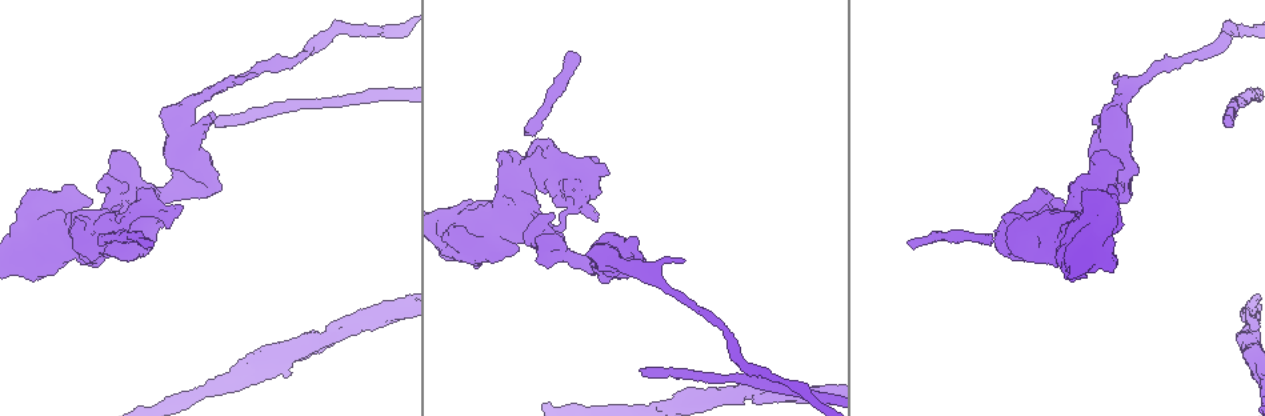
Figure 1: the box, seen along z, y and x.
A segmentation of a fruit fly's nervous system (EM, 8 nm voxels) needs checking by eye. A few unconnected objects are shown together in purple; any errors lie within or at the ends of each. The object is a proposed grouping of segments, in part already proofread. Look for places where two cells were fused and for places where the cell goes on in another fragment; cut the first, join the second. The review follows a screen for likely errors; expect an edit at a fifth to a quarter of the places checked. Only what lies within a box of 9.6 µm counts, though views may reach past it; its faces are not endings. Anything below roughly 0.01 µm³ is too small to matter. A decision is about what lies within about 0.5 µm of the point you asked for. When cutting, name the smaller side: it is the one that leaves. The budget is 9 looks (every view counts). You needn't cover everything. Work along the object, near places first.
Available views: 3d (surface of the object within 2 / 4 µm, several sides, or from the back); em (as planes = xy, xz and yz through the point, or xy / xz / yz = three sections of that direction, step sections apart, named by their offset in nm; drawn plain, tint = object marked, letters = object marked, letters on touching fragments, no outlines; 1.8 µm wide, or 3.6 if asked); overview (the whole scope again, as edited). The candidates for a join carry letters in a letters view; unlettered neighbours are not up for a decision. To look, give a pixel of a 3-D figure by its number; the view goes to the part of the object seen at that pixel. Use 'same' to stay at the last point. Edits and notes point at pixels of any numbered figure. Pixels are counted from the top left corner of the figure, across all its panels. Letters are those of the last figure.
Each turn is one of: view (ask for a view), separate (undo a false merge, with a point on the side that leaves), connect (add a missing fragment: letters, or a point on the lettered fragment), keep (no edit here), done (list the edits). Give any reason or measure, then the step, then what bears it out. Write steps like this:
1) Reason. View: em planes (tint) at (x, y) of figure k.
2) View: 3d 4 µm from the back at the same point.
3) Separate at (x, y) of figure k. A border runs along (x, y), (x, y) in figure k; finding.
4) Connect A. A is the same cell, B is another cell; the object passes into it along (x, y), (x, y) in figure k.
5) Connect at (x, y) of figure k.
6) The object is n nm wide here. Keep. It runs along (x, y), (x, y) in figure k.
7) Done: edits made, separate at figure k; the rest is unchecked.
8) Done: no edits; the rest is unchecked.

An open end. View: 3d 2 µm from the back at (640, 369) of figure 1.

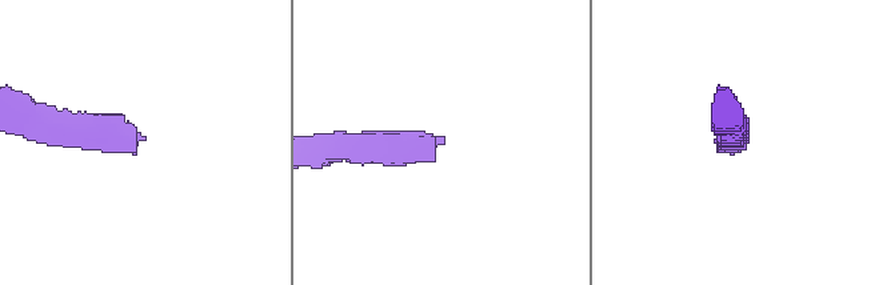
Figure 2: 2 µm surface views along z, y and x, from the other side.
View: em planes (letters) at (441, 139) of figure 2.

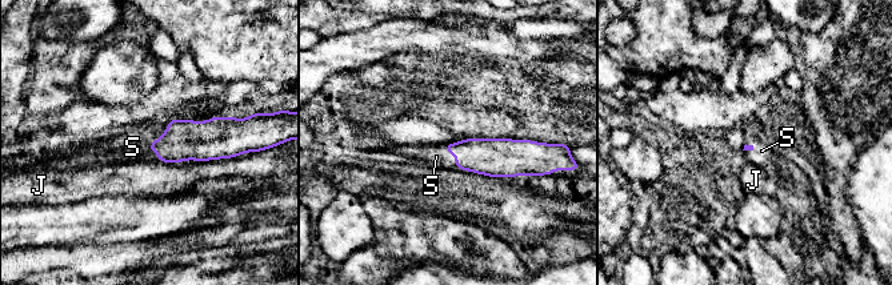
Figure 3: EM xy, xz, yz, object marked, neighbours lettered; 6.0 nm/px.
Connect S. S is the same cell, J is another cell; the object passes into it along (184, 140), (147, 147), (132, 147) in figure 3; the cell continues.

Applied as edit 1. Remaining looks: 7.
Redraw. View: overview.

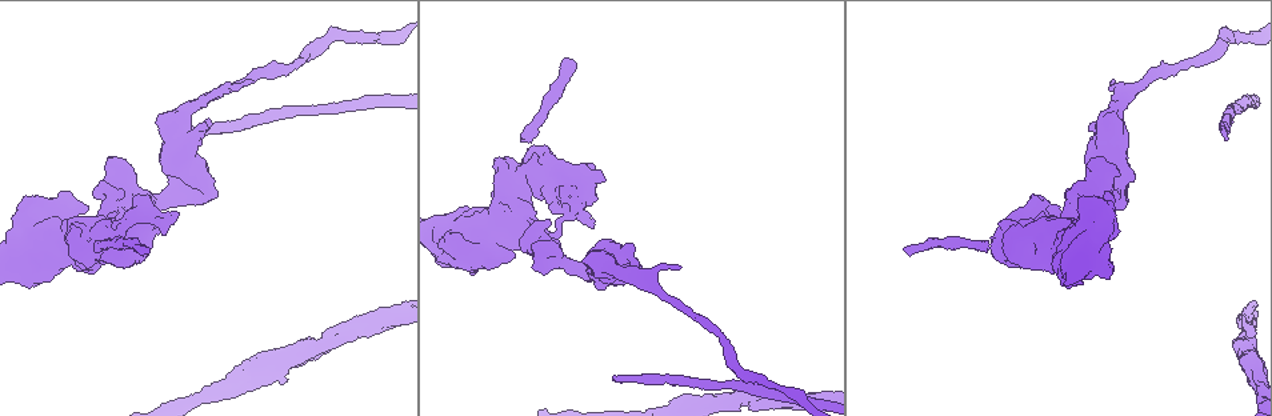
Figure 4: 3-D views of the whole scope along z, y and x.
Arms part here. View: 3d 4 µm at (1241, 343) of figure 4.

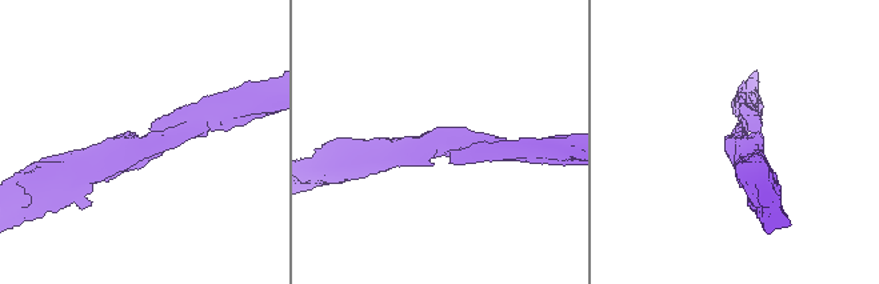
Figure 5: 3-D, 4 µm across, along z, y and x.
Shape alone is not enough. View: em planes (plain) at (157, 142) of figure 5.

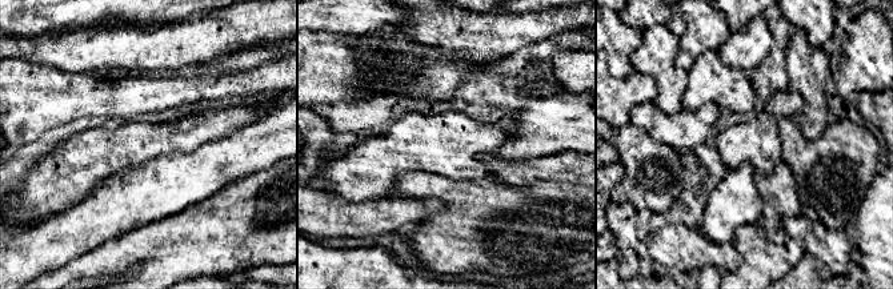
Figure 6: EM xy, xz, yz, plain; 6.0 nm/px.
What lies round it. View: em planes (letters) at the same point.

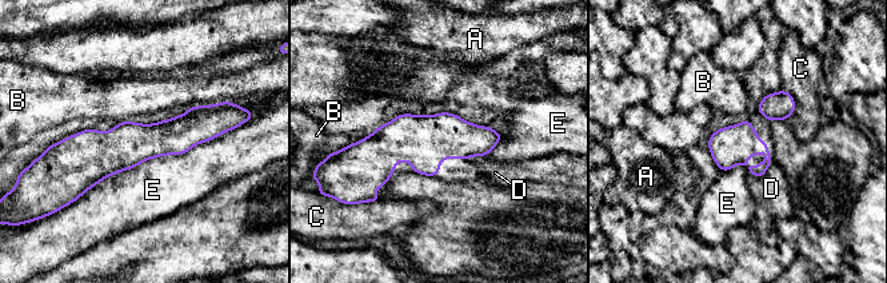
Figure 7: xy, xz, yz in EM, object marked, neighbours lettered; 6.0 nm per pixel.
The longest contact is with E, 1100 nm. Keep. A, B, C, D and E are other cells; all the same cell.

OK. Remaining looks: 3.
Thick turns thin. View: em 3.6 µm yz step 16 (letters) at (32, 231) of figure 4.

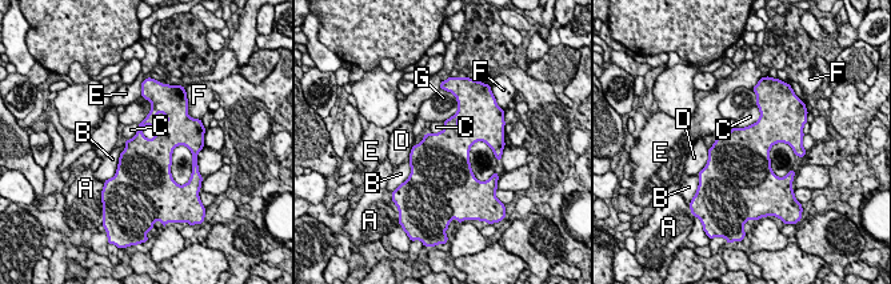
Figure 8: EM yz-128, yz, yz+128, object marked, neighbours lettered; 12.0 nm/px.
Keep. A, B, C, D, E, F and G are other cells; a border runs along (758, 106), (755, 122), (734, 127) in figure 8; continuous, no second cell.

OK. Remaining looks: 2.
Done: edits made, connect at figure 3; the rest is unchecked.

